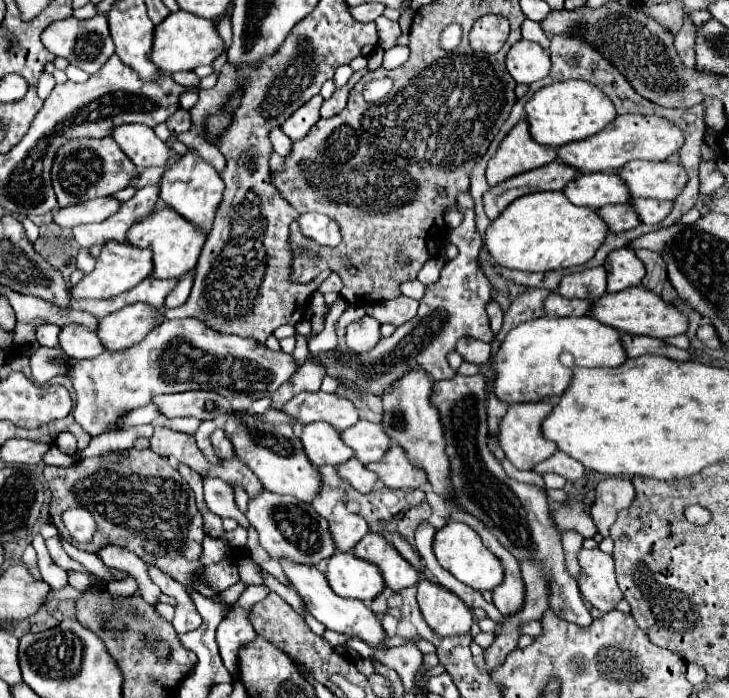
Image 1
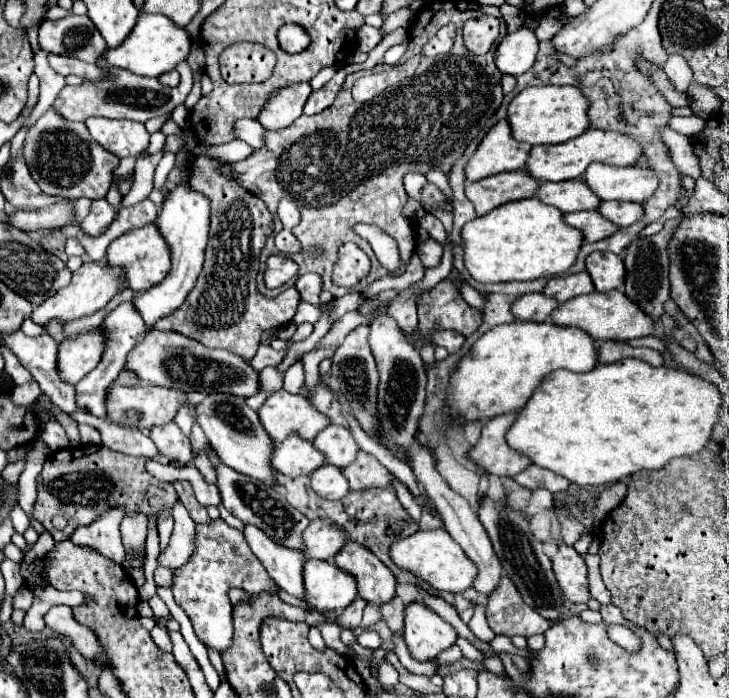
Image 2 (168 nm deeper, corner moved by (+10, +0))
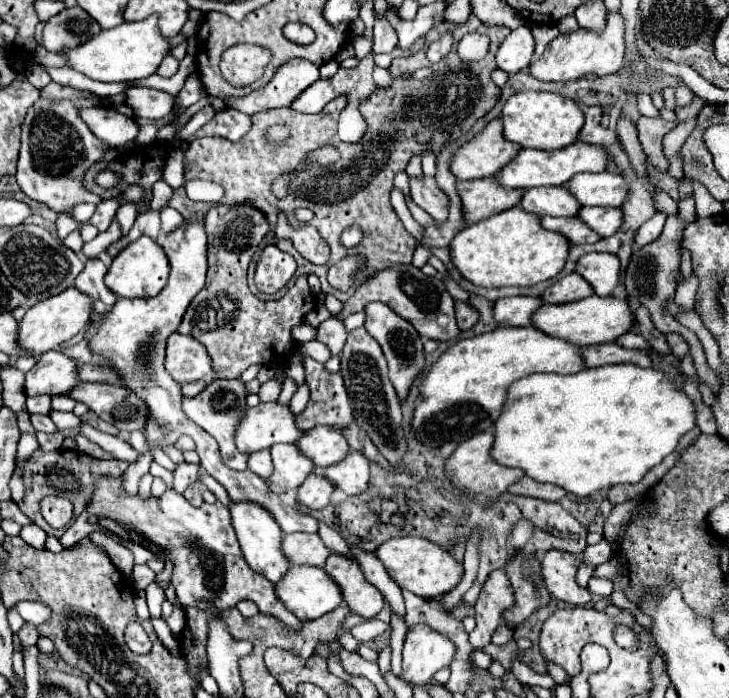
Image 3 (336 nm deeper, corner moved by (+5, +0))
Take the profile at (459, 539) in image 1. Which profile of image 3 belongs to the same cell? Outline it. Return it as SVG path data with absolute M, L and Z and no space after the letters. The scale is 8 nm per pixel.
M394 537L384 541L374 553L400 589L406 589L424 599L434 599L448 593L464 575L464 567L456 563L452 553L446 553L422 537Z

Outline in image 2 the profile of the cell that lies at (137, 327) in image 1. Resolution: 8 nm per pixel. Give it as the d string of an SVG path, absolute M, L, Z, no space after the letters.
M101 327L83 331L75 339L59 343L59 373L67 383L79 383L89 371L93 371L107 347L107 335Z

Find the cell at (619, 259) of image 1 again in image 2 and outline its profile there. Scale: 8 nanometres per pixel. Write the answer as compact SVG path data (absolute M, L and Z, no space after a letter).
M595 251L585 259L587 273L593 279L595 291L619 289L625 283L625 265L623 259L609 251Z

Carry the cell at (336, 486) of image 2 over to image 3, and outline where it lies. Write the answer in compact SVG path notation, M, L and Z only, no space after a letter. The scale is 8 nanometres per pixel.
M310 475L304 485L298 487L296 503L308 509L324 509L330 503L330 495L334 491L334 485L326 481L326 477Z

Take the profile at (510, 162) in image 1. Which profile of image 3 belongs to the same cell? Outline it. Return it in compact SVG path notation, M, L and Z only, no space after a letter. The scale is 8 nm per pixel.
M492 119L480 133L456 149L450 161L450 171L460 181L492 177L508 165L518 151L518 145L502 137L502 121Z

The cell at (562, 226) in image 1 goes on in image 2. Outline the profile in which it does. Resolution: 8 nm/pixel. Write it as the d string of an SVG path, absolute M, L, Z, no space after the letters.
M533 199L509 201L491 213L469 221L463 227L465 265L473 279L481 283L497 281L533 281L565 273L583 245L583 233L565 225L563 213L553 205Z

